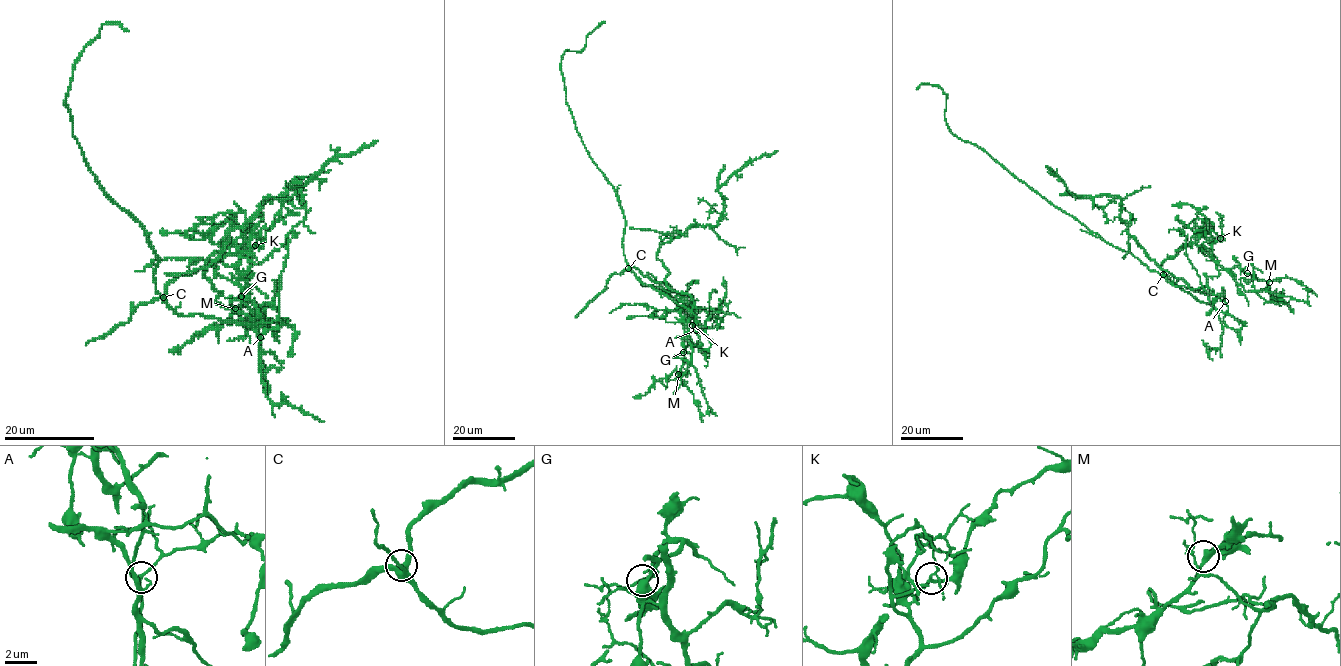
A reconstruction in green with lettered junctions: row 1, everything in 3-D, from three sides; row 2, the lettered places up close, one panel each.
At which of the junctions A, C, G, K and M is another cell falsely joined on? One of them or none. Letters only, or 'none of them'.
K

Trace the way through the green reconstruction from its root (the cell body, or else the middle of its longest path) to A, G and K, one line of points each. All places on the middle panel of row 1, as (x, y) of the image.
A: (637, 277), (695, 315), (696, 330)
G: (637, 277), (679, 304), (697, 308), (684, 326), (691, 341), (683, 352)
K: (637, 277), (630, 266), (655, 281), (667, 283), (688, 301), (692, 325)

